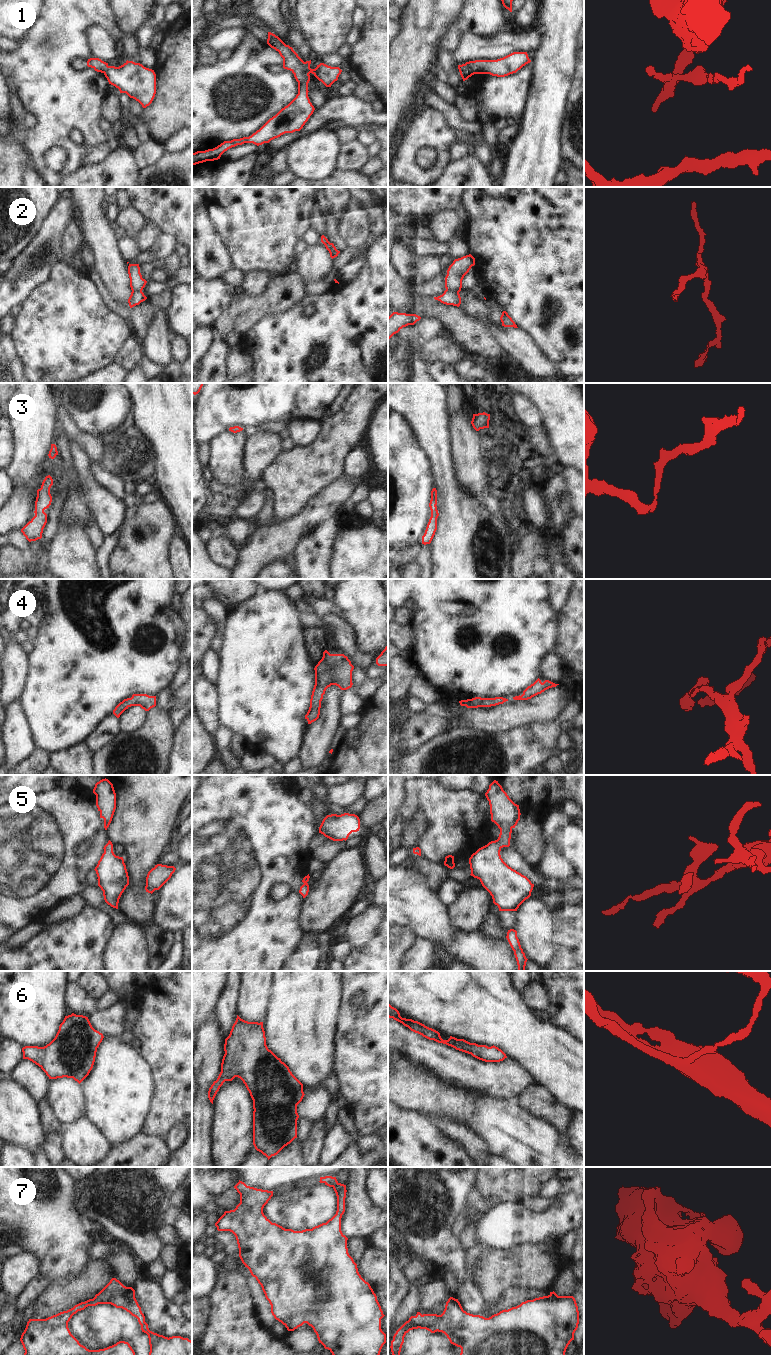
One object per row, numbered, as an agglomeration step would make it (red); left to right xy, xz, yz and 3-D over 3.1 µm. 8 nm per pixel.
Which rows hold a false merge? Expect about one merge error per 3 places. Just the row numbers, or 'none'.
1, 2.

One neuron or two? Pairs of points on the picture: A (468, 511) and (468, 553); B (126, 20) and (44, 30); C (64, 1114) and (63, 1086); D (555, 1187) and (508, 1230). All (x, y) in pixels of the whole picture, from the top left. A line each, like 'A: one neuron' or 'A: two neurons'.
A: one neuron
B: two neurons
C: one neuron
D: two neurons

